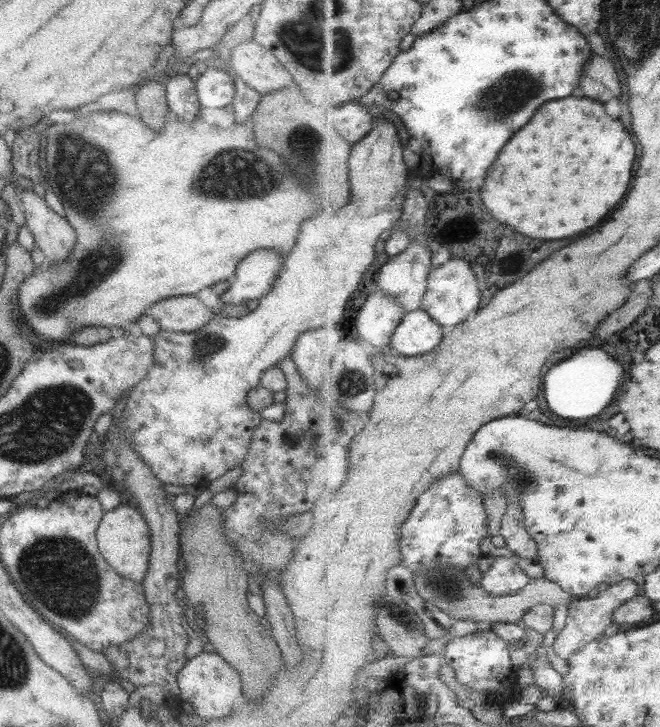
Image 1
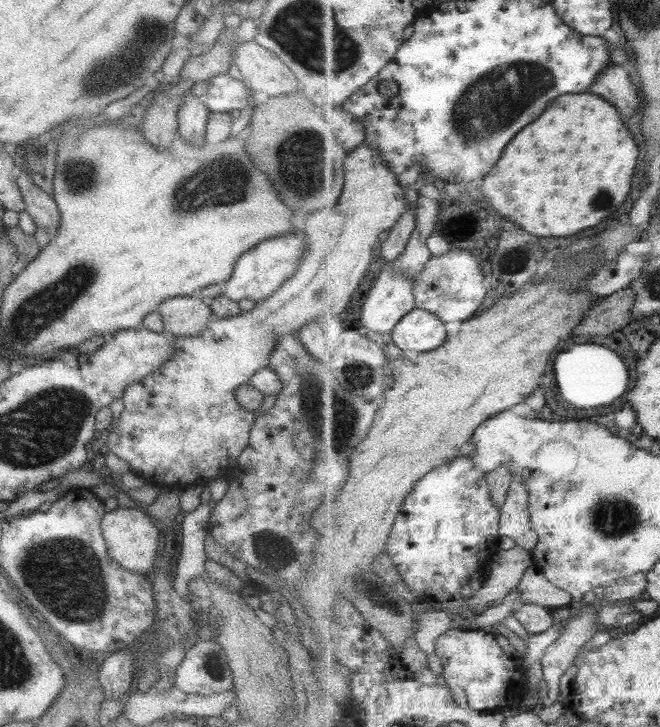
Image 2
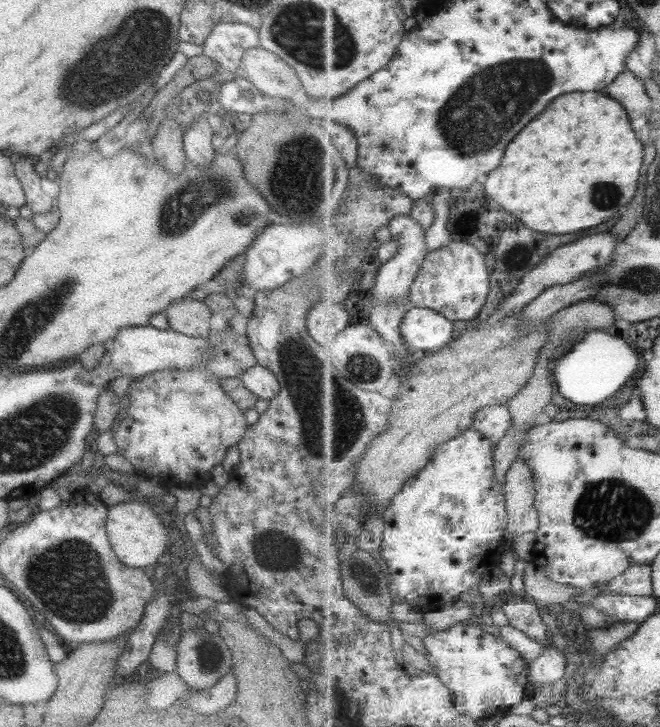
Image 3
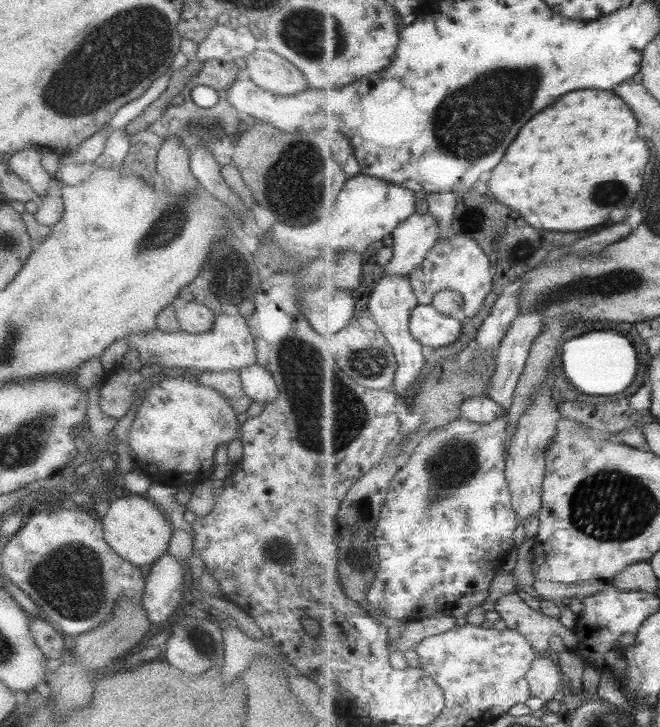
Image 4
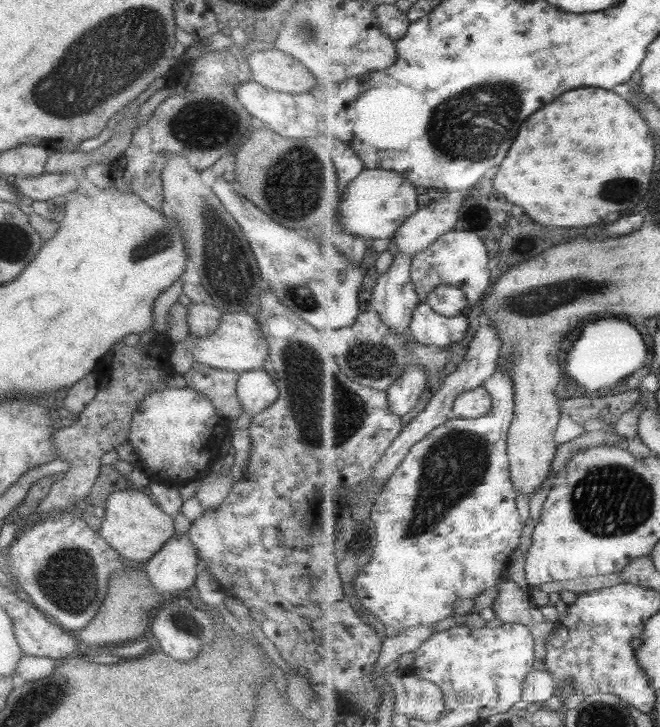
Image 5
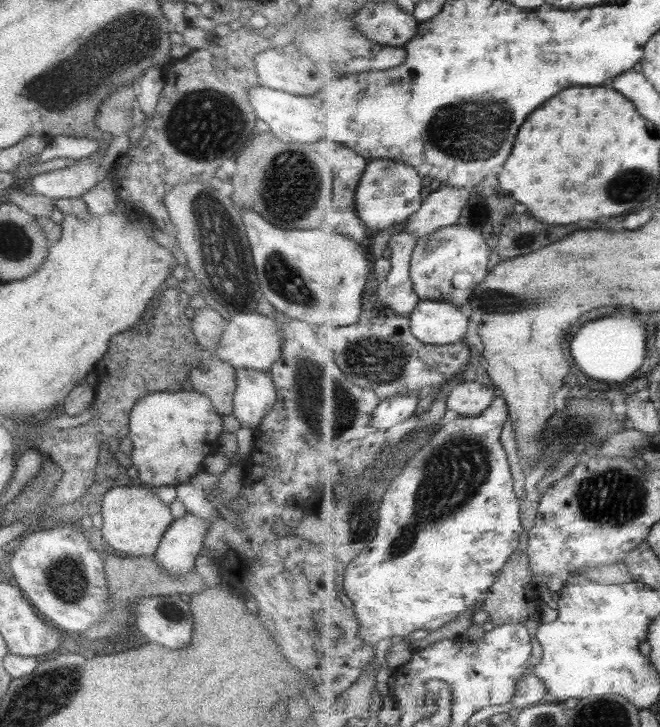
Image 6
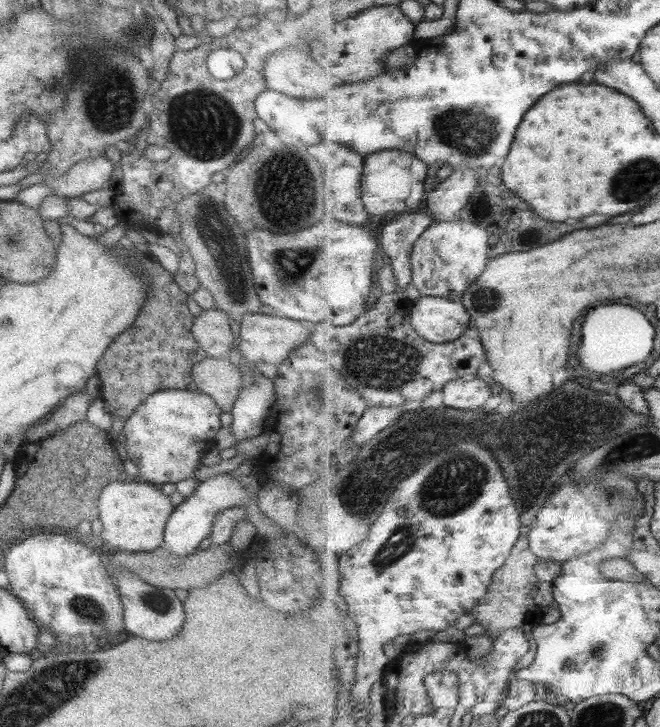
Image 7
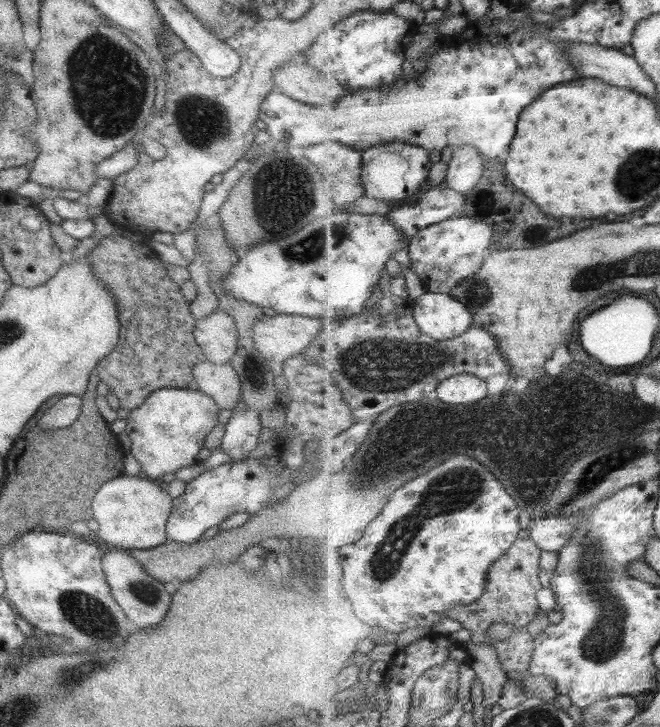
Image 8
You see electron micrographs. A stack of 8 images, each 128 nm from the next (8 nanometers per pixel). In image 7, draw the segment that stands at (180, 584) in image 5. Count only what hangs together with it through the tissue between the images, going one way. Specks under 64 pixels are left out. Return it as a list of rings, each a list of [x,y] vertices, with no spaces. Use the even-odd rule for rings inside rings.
[[[237,472],[220,473],[212,475],[206,480],[199,481],[194,491],[183,499],[183,502],[174,506],[171,514],[167,517],[163,531],[163,546],[175,556],[185,556],[197,549],[197,545],[207,537],[214,527],[214,518],[220,510],[231,507],[241,507],[249,500],[249,493],[243,488],[241,482],[233,479]]]

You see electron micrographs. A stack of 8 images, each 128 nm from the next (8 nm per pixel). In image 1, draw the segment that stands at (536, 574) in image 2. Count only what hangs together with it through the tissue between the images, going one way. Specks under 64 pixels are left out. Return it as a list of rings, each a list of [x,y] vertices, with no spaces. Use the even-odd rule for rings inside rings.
[[[438,564],[431,572],[420,572],[419,574],[415,574],[418,593],[427,603],[437,607],[437,609],[441,609],[441,612],[449,614],[455,621],[469,620],[477,622],[479,625],[487,622],[489,627],[492,624],[523,623],[525,614],[529,612],[529,609],[535,606],[543,604],[550,605],[553,608],[557,608],[559,605],[569,606],[572,601],[576,599],[572,594],[565,592],[558,584],[547,580],[547,577],[529,579],[529,584],[513,596],[493,596],[482,587],[481,583],[475,584],[472,582],[466,572],[467,570],[459,570],[448,564]]]

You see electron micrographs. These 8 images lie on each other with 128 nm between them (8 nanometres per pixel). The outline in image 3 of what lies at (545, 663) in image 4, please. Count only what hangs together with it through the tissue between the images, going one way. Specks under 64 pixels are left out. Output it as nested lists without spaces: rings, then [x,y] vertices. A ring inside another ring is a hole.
[[[549,646],[542,656],[529,664],[530,679],[539,684],[539,688],[553,685],[567,674],[567,660],[565,652],[559,651],[555,646]]]

